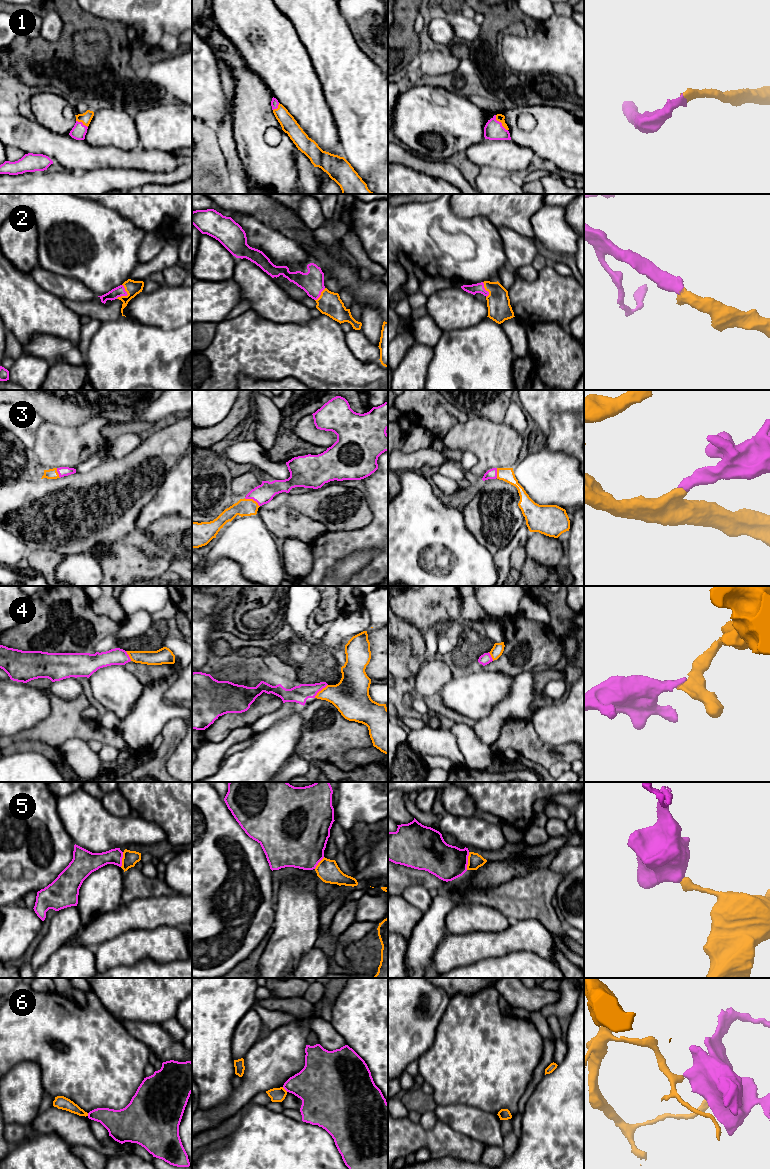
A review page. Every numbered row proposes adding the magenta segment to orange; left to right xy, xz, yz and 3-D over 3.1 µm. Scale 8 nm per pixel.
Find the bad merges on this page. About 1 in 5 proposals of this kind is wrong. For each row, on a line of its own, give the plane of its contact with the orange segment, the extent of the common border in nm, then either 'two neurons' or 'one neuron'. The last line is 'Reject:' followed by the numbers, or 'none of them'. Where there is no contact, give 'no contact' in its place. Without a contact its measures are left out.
1: yz | 160 nm | one neuron
2: xy | 130 nm | one neuron
3: xz | 140 nm | one neuron
4: xz | 160 nm | one neuron
5: yz | 150 nm | two neurons
6: xz | 60 nm | two neurons
Reject: 5, 6

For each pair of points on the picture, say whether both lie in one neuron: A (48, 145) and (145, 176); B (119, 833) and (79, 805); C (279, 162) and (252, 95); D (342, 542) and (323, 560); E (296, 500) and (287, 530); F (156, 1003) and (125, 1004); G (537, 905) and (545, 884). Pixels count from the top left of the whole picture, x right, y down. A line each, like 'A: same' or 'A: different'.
A: different
B: same
C: same
D: same
E: different
F: same
G: same

